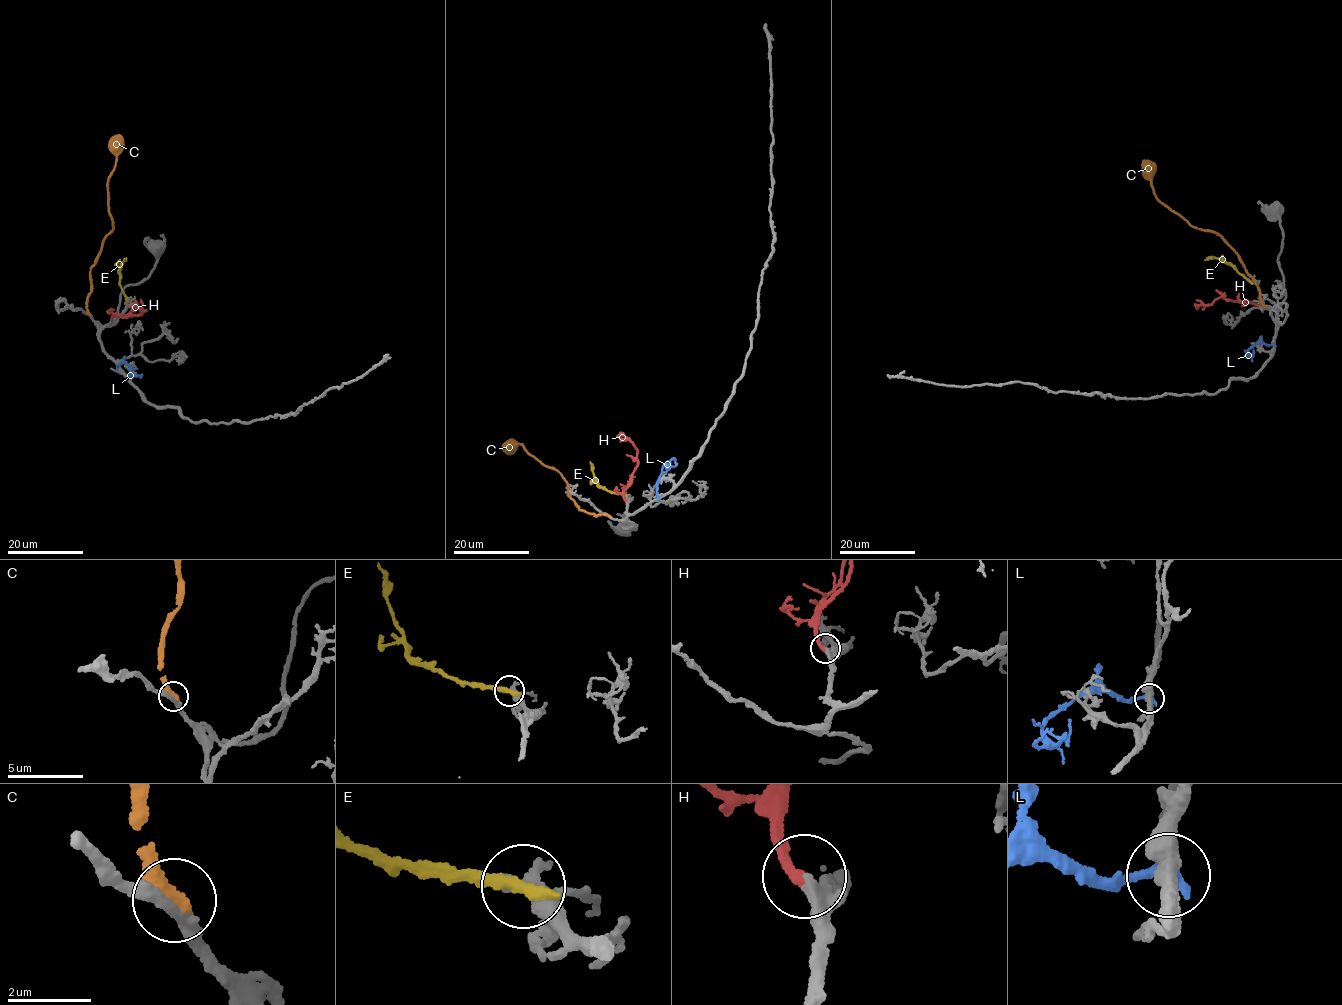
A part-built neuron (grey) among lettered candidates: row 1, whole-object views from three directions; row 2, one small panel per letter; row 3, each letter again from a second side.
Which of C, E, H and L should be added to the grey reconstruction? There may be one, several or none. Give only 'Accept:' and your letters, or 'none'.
Accept: H

